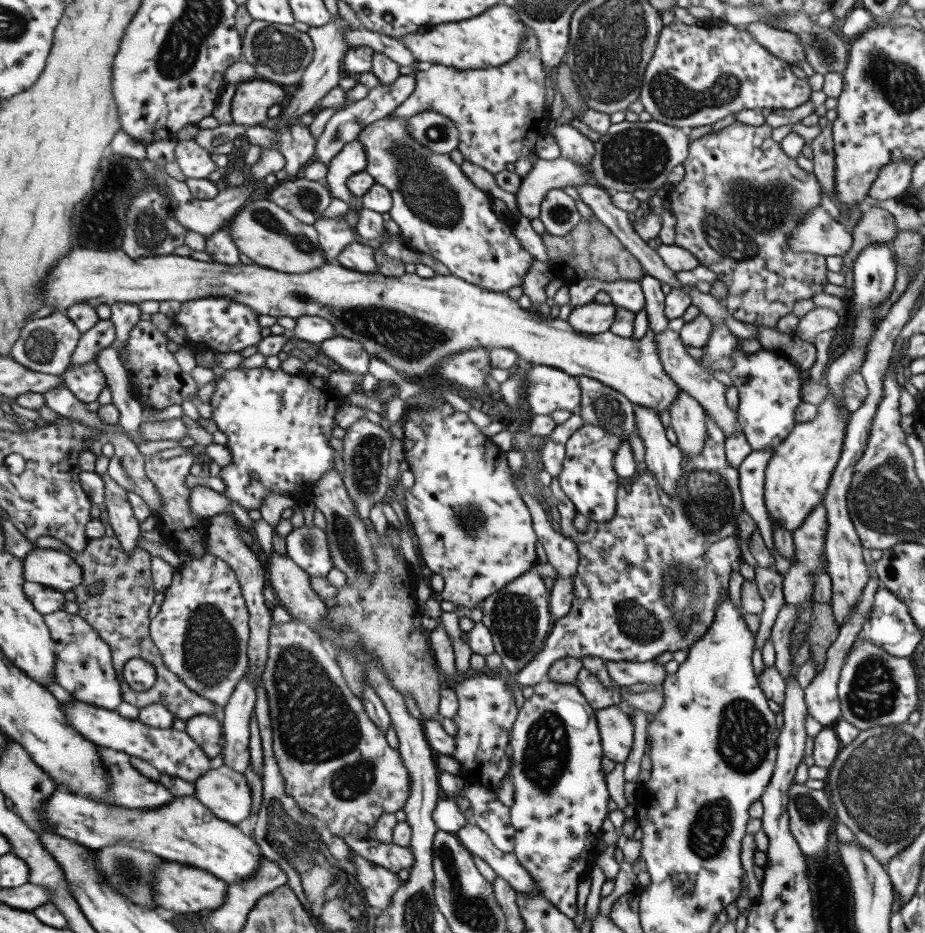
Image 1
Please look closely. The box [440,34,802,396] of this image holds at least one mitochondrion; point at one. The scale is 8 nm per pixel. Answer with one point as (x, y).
(674, 99)

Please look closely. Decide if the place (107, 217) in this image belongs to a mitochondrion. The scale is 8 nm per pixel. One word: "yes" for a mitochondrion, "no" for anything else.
yes

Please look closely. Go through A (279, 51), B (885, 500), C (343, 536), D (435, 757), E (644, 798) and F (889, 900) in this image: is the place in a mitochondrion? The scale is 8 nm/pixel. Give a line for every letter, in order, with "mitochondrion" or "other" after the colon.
A: mitochondrion
B: mitochondrion
C: mitochondrion
D: other
E: other
F: other

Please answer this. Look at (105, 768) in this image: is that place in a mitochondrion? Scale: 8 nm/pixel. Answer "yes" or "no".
no

